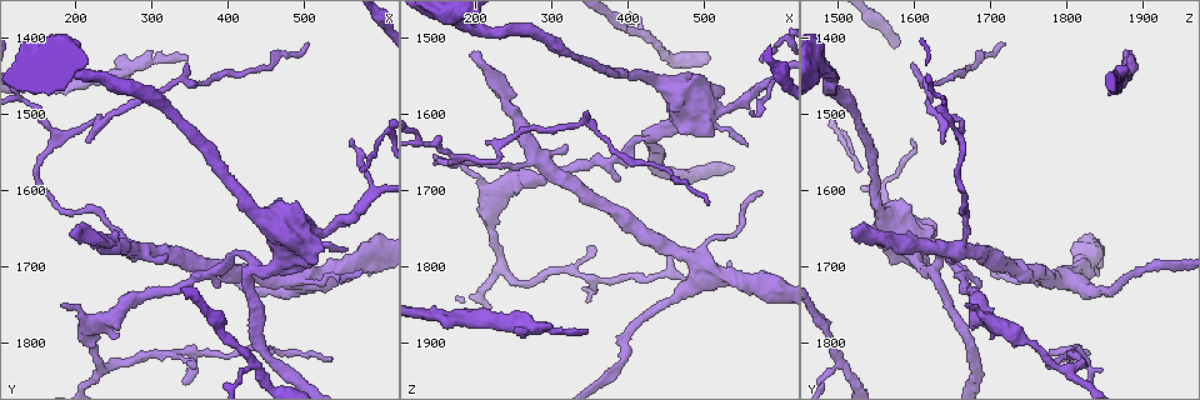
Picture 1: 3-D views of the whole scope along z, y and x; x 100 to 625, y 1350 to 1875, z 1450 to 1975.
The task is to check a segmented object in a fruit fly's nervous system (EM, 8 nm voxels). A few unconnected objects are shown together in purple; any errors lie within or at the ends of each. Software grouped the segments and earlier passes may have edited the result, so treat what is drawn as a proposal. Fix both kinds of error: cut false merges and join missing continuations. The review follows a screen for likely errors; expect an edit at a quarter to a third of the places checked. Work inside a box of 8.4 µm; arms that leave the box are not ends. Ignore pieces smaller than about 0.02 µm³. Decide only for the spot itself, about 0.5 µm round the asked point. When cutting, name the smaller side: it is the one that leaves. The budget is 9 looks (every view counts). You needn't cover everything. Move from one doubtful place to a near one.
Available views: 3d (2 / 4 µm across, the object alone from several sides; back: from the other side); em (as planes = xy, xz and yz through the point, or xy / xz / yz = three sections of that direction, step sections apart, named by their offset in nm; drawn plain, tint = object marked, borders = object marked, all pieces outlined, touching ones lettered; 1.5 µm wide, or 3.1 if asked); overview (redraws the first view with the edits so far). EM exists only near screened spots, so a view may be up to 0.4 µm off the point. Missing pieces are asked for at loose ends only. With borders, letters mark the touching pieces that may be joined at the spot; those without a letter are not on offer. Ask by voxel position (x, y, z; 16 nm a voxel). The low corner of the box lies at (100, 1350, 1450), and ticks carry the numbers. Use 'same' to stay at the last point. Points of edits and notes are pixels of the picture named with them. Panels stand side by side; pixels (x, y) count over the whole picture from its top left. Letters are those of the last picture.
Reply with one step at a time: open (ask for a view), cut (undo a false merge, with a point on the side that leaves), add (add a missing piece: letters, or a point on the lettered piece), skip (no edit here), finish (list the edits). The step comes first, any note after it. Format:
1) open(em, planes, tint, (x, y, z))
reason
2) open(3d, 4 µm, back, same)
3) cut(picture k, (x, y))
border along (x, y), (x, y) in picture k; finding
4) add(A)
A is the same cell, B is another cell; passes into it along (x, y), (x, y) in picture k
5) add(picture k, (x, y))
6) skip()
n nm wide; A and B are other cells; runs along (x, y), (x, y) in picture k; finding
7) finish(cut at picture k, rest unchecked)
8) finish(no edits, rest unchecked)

open(em, planes, borders, (430, 1820, 1505))
three-way junction

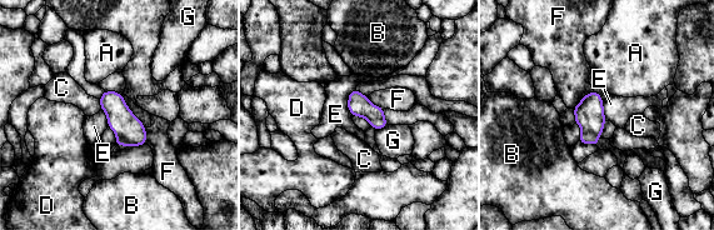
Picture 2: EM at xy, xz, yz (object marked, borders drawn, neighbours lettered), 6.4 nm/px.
cut(picture 2, (585, 138))
F touches over 180 nm; A, B, C, D, E, F and G are other cells; border along (583, 131), (590, 131), (598, 136) in picture 2; two cells meet here

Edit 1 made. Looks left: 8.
open(em, planes, tint, (430, 1700, 1630))
thin neck

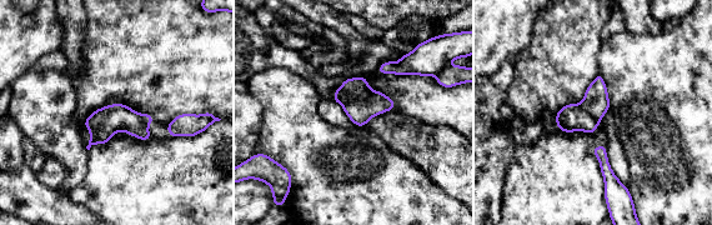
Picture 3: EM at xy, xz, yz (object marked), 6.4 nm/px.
open(em, planes, borders, same)
what lies round it

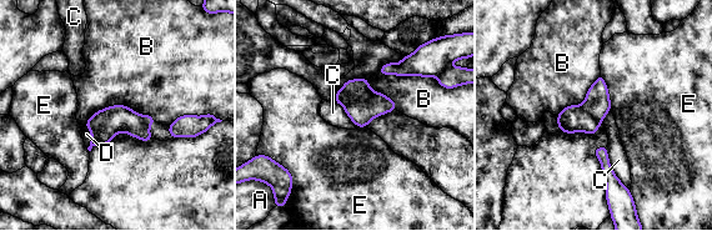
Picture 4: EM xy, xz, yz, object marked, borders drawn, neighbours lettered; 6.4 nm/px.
cut(picture 4, (361, 113))
A, B, C, D and E are other cells; border along (374, 91), (366, 99), (345, 108) in picture 4; two cells meet here

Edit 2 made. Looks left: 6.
open(3d, 4 µm, (195, 1660, 1520))
end of a long branch

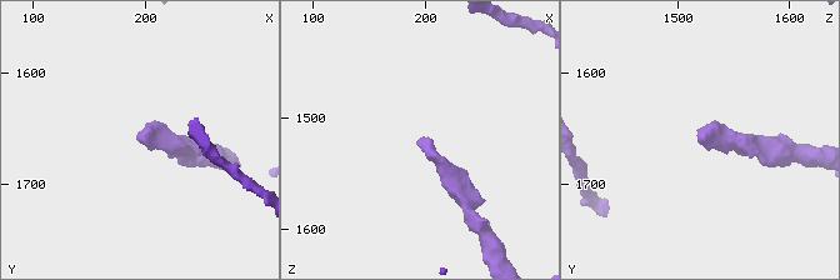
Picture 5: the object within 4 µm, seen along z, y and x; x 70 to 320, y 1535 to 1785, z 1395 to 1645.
open(em, xy, step 8, tint, (194, 1660, 1520))

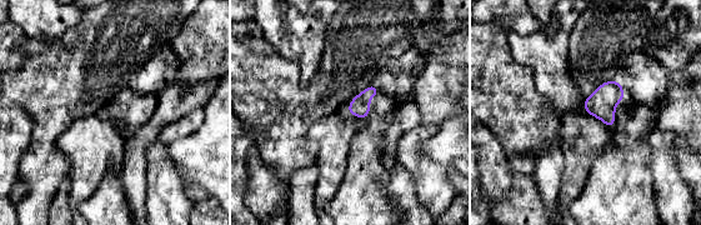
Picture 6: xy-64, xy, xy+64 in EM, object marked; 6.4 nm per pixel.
open(em, yz, step 8, borders, same)

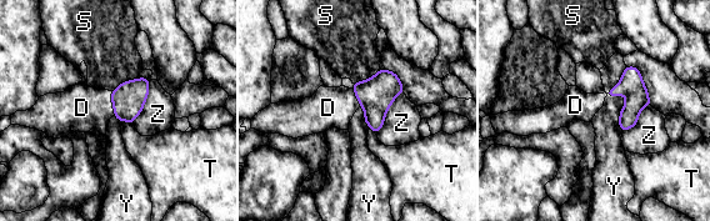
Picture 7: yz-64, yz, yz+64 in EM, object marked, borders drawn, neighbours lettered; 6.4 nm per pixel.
add(D)
D is the same cell, S, T, Y and Z are other cells; passes into it along (129, 98), (113, 104), (81, 108) in picture 7; the cell continues

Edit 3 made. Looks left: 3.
open(em, yz, step 8, tint, (510, 1715, 1815))
arms part here

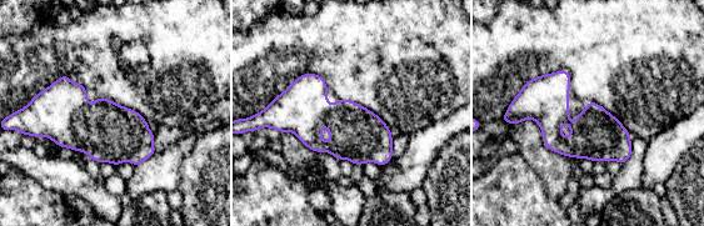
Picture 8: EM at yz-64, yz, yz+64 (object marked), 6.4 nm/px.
open(em, planes, borders, same)

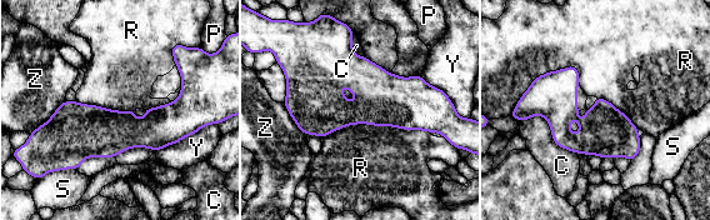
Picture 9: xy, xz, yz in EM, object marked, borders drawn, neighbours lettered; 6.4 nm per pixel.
skip()
R touches over 700 nm; C, P, R, S, Y and Z are other cells; border along (429, 131), (348, 124), (321, 139) in picture 9; one cell here

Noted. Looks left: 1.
finish(cut at picture 2, cut at picture 4, add at picture 7, rest unchecked)

